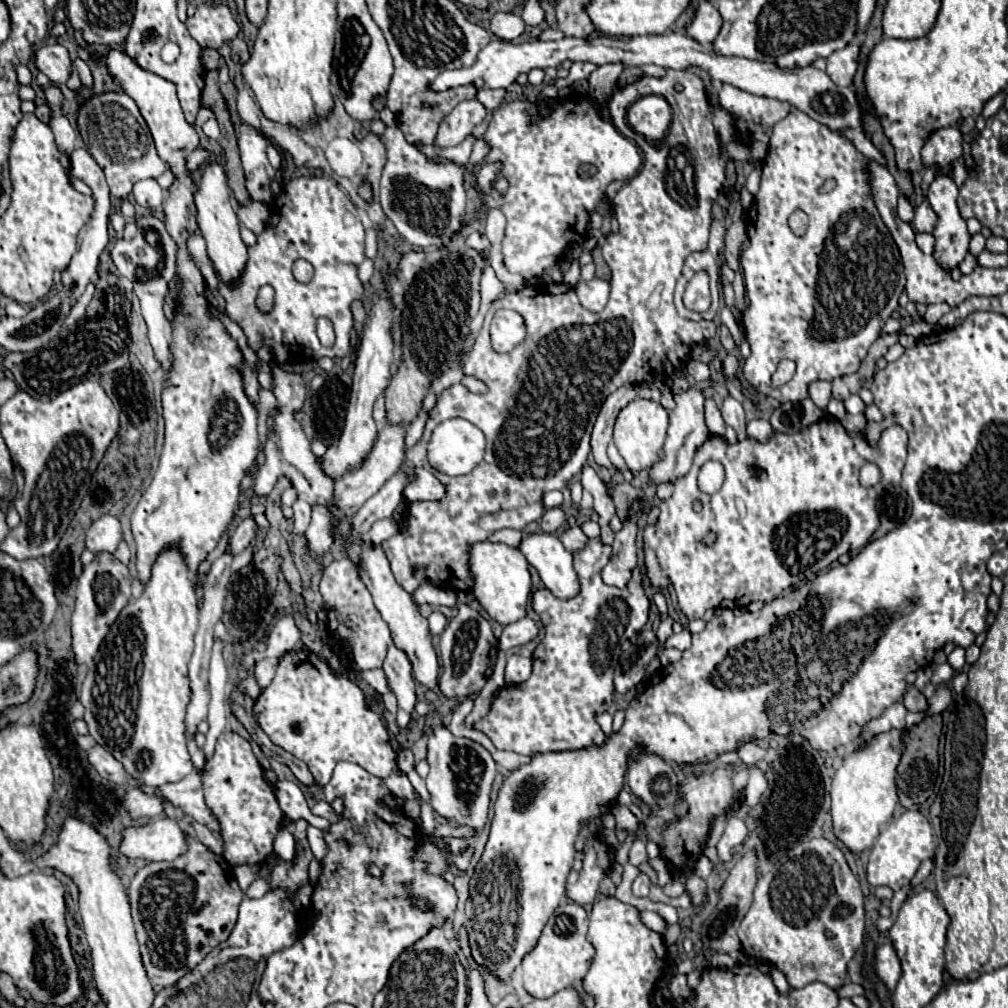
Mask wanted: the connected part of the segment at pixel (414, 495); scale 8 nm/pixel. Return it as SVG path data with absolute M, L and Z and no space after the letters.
M412 469L416 473L416 481L404 489L404 497L408 501L434 501L446 495L446 487L426 469Z

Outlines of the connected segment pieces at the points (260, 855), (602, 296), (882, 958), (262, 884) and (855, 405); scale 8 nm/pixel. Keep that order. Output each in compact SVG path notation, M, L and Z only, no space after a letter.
M224 731L218 737L214 757L202 769L202 781L206 805L220 821L226 861L232 865L264 863L272 855L276 827L282 827L282 811L250 743L234 731Z
M598 277L590 281L578 281L576 285L576 295L588 311L602 311L608 301L608 293L610 293L610 283Z
M884 943L876 949L874 967L876 967L878 977L886 985L886 989L894 991L894 987L896 987L900 975L902 975L902 969L900 969L900 959L898 959L892 943Z
M256 879L256 881L246 889L246 897L250 897L250 899L258 899L258 897L262 897L268 889L270 889L270 885L268 885L266 879Z
M850 395L850 397L844 401L844 405L846 405L846 411L852 413L852 415L862 413L862 411L866 409L866 405L864 405L862 399L860 399L860 395Z

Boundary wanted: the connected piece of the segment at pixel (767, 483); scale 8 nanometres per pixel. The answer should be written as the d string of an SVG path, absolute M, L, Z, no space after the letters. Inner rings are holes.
M822 419L794 435L776 433L764 445L750 437L734 445L726 445L722 437L710 437L696 451L690 473L676 479L674 495L668 501L660 501L658 523L644 529L646 575L650 583L664 589L666 583L672 581L678 605L688 619L700 619L708 609L718 607L736 609L752 601L770 603L790 585L812 579L840 555L860 551L870 543L880 525L880 517L876 511L878 491L874 487L864 489L858 483L858 471L866 461L880 467L882 481L900 481L900 471L906 461L906 431L898 425L886 429L878 447L870 447L866 439L850 437L836 419ZM708 459L720 461L726 469L724 485L714 495L702 493L696 483L698 469ZM696 501L702 503L700 511L694 511ZM708 531L718 533L714 547L700 543Z

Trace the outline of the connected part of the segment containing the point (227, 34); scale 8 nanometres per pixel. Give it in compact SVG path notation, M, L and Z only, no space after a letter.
M210 1L198 5L194 17L186 19L186 27L202 49L210 47L216 51L240 33L240 25L236 23L230 7Z

